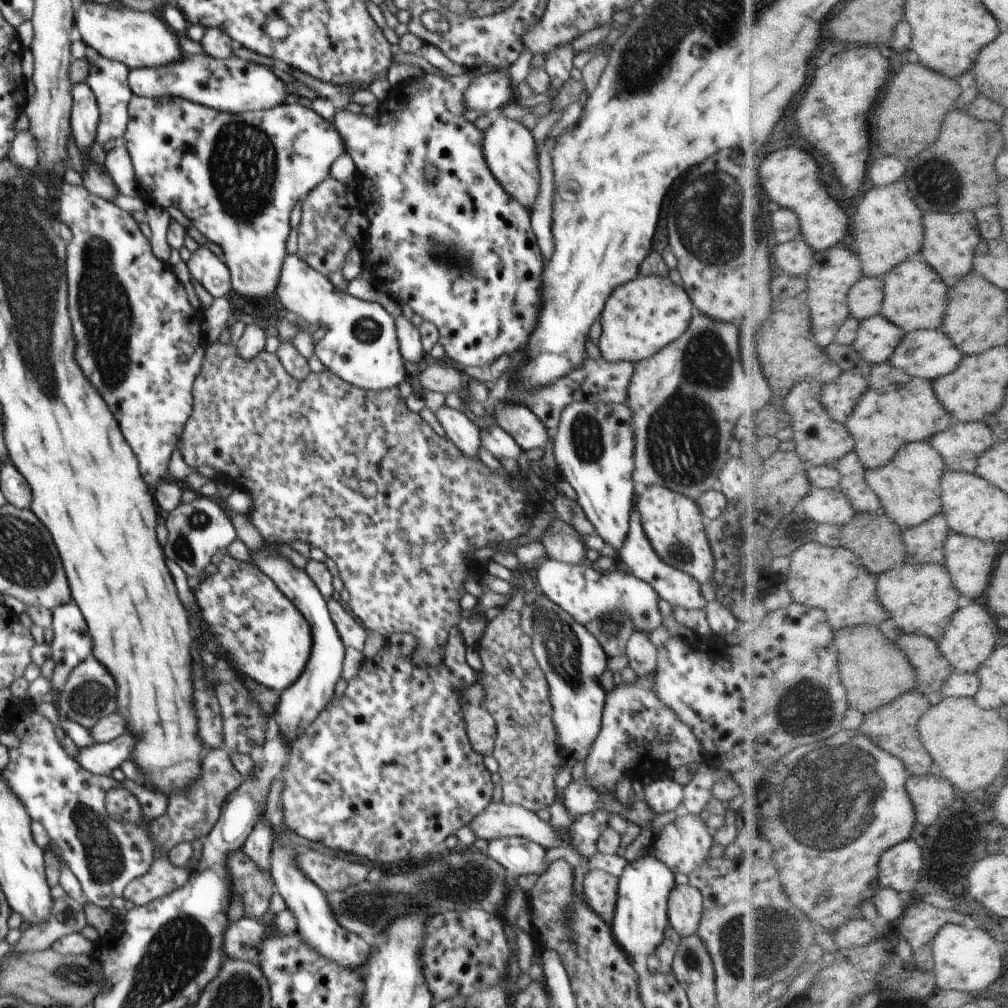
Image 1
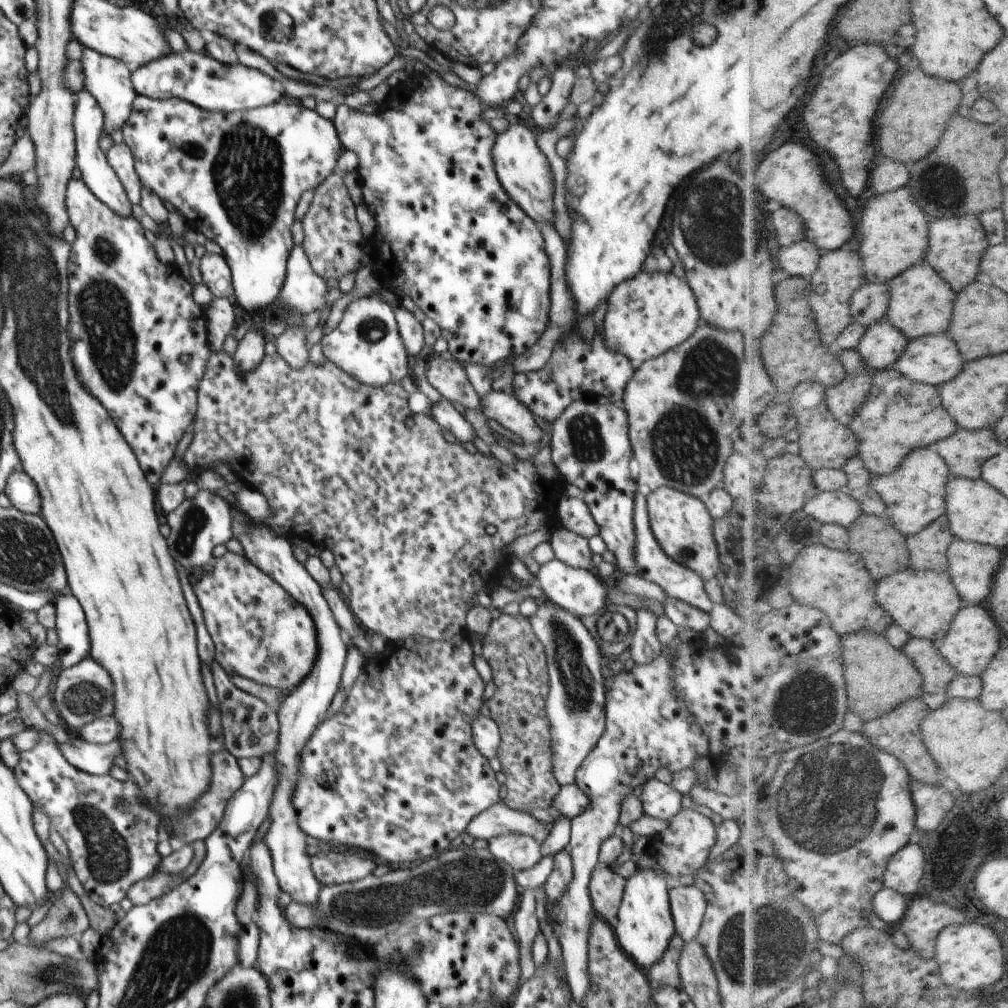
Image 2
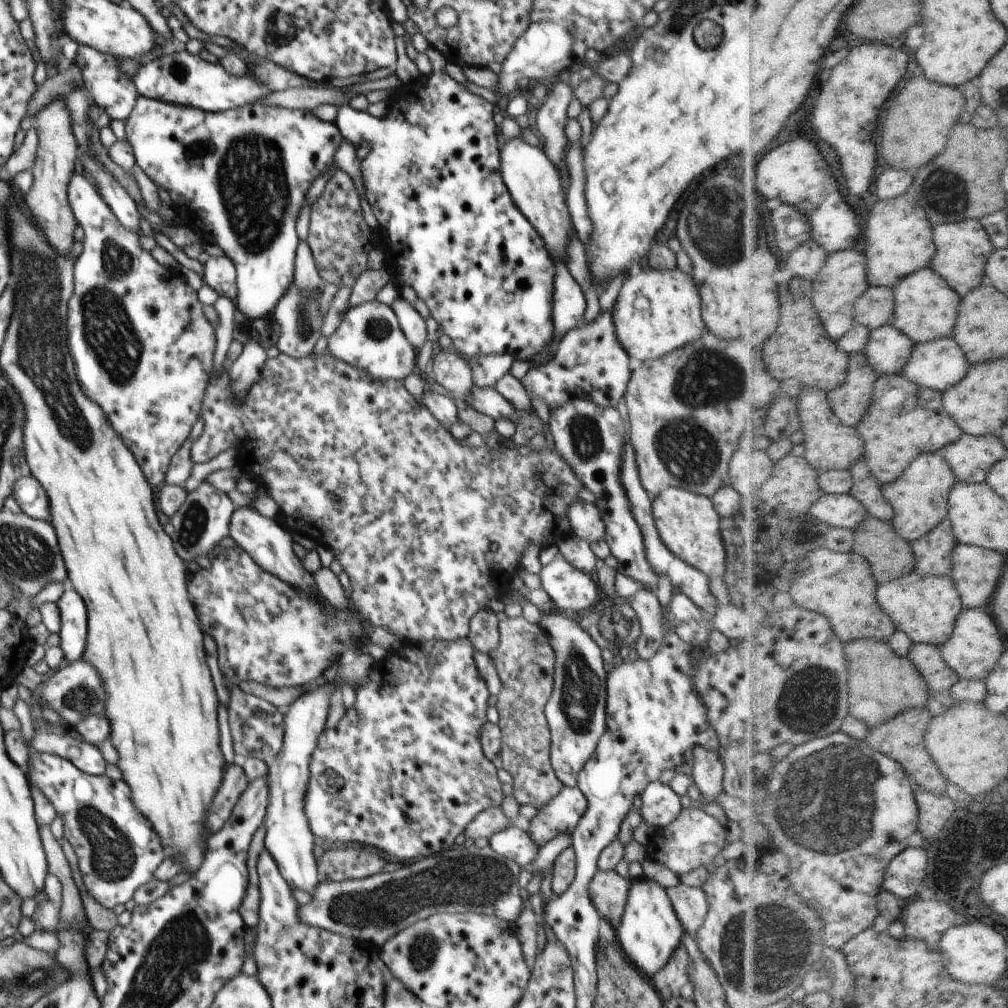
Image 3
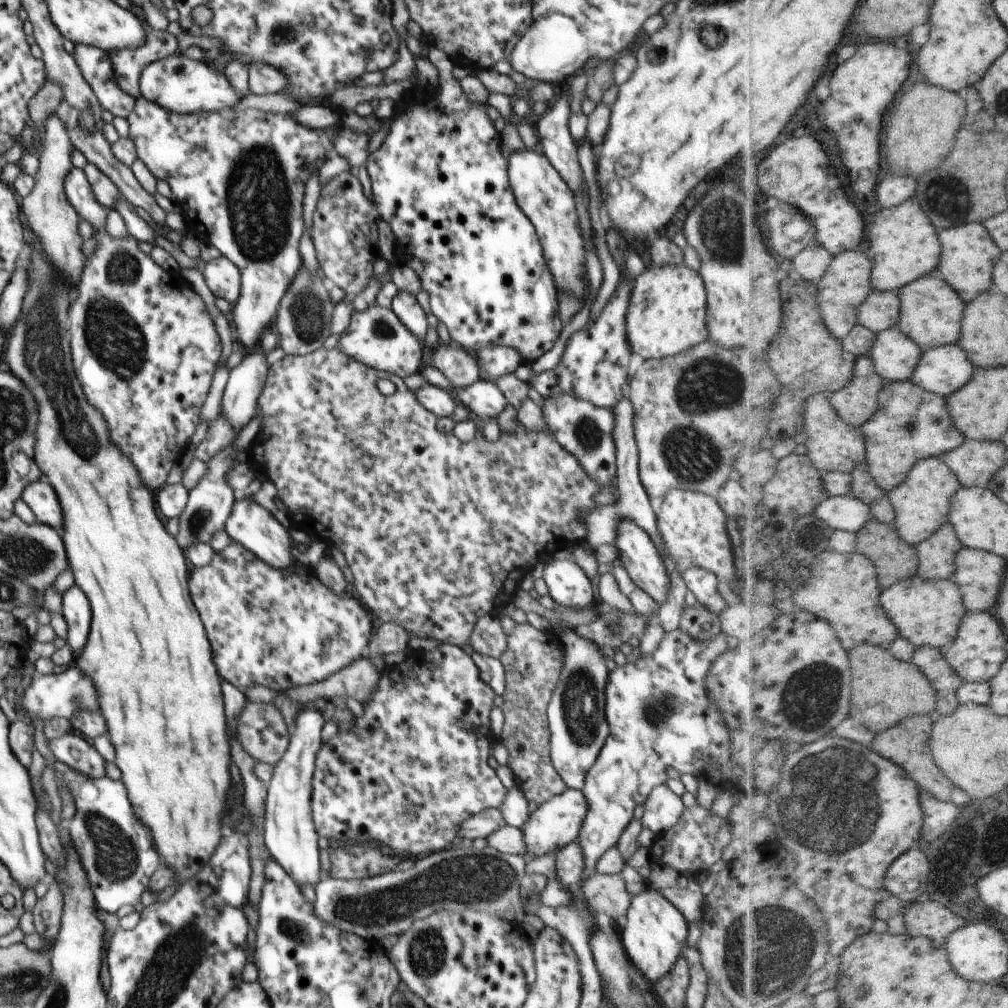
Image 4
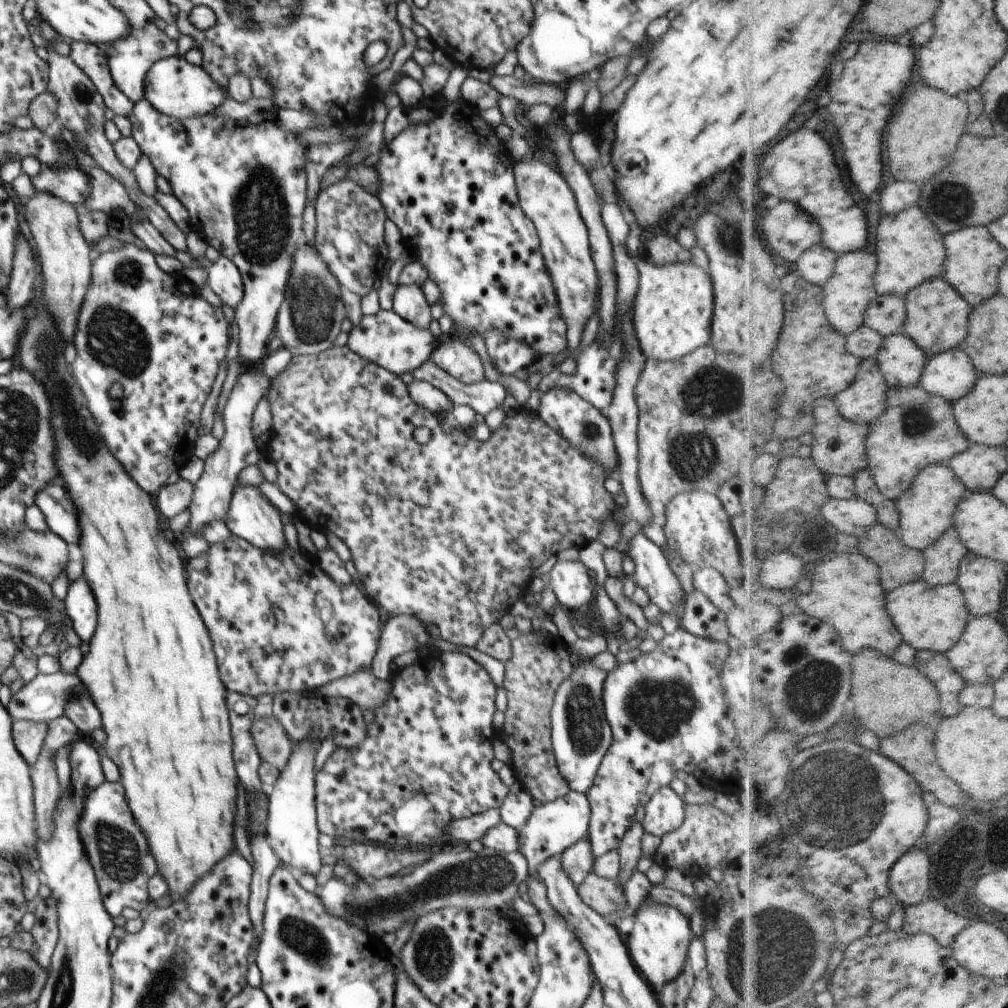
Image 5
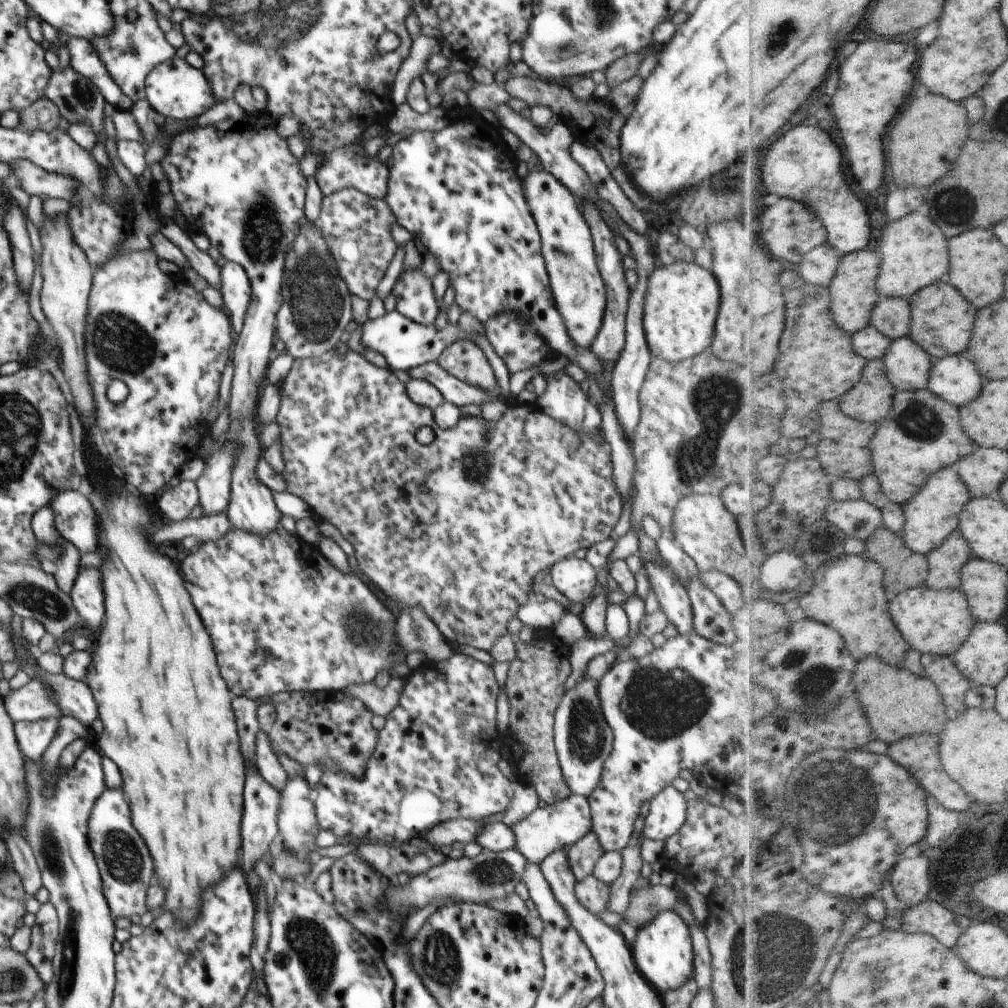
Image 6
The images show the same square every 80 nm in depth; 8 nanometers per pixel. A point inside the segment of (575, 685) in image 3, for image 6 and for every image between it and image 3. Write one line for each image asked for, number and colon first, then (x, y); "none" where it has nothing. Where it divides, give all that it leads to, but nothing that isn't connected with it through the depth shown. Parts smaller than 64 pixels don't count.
4: (576, 713)
5: (580, 734)
6: (583, 739)

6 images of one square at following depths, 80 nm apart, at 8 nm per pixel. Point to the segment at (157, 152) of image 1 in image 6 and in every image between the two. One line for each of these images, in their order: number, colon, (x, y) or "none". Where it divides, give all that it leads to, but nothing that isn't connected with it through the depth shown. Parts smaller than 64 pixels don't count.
2: (237, 177)
3: (238, 178)
4: (239, 176)
5: (243, 182)
6: (236, 182)

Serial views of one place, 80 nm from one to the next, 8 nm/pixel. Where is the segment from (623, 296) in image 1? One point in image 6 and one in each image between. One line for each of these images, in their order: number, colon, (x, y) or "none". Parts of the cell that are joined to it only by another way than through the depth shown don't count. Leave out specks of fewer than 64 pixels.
2: (651, 313)
3: (657, 311)
4: (667, 315)
5: (672, 312)
6: (682, 301)

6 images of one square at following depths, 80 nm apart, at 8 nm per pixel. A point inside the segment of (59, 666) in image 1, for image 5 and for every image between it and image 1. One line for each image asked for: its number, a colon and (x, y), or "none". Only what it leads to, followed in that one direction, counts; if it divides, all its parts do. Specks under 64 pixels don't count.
2: (73, 644)
3: (72, 634)
4: (76, 609)
5: (81, 607)

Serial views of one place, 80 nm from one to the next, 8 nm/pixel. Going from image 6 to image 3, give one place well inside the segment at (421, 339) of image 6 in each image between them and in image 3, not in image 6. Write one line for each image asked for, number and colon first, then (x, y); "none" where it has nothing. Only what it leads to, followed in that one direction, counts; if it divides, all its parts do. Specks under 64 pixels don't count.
3: (370, 337)
4: (376, 336)
5: (385, 338)

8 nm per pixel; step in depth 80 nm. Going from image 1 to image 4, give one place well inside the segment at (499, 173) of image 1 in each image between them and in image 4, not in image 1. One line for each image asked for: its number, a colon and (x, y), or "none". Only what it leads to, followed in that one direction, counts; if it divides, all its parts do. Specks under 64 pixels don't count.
2: (523, 170)
3: (534, 183)
4: (539, 190)

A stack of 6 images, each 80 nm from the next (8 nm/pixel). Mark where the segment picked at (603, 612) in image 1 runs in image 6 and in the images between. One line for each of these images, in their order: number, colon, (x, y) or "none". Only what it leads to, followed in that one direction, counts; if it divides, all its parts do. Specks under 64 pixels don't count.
2: (580, 591)
3: (574, 592)
4: (568, 585)
5: (570, 580)
6: (575, 578)

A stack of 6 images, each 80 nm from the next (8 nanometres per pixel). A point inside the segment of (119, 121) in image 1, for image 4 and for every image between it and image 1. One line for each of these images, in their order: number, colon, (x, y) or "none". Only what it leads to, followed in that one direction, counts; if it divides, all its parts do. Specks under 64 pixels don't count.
2: (107, 79)
3: (110, 89)
4: (95, 64)

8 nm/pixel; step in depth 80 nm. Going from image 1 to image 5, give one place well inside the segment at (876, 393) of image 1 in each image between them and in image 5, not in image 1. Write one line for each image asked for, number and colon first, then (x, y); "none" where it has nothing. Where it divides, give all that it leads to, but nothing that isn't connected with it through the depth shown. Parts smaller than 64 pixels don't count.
2: (902, 415)
3: (906, 420)
4: (913, 424)
5: (920, 429)

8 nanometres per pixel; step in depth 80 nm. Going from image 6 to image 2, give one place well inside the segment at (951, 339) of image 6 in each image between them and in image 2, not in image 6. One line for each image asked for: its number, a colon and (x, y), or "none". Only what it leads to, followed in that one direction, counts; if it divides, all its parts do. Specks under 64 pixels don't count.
2: (924, 302)
3: (928, 307)
4: (933, 312)
5: (939, 319)

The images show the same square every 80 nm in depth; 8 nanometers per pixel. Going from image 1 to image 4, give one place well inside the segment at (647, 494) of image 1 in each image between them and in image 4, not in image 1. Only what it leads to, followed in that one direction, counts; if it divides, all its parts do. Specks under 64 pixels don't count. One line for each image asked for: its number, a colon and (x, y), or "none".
2: (681, 523)
3: (689, 525)
4: (693, 526)

